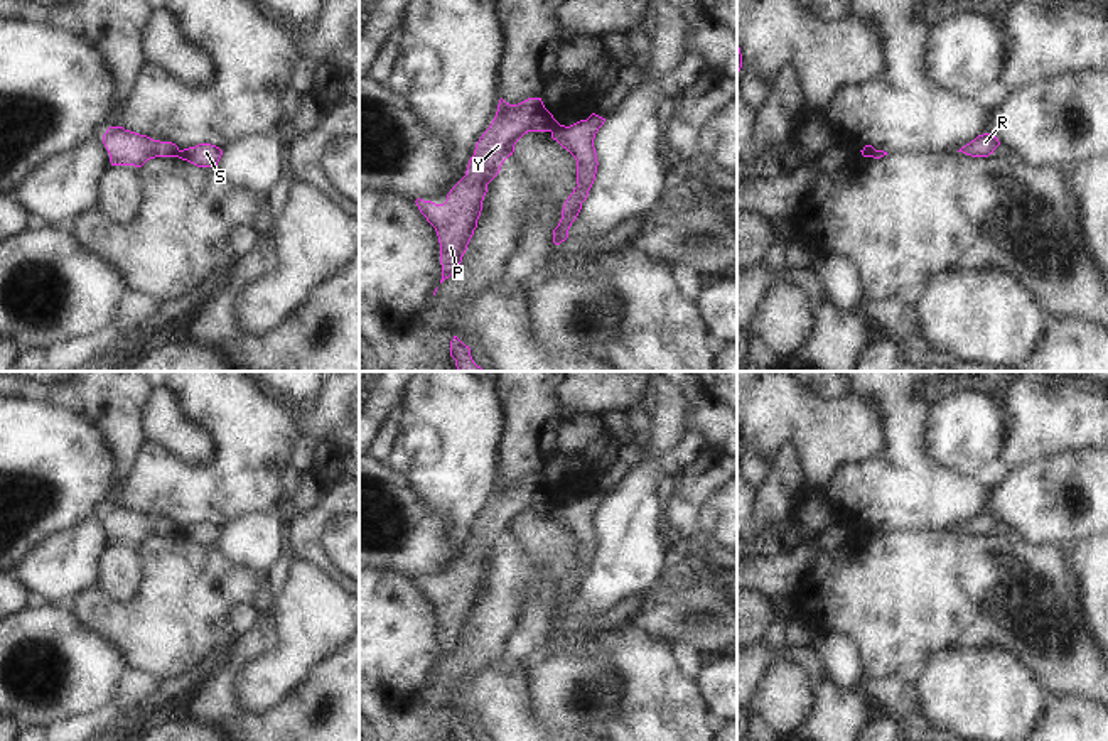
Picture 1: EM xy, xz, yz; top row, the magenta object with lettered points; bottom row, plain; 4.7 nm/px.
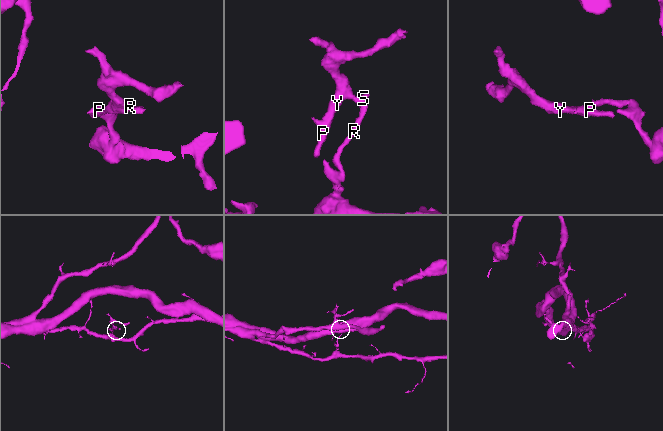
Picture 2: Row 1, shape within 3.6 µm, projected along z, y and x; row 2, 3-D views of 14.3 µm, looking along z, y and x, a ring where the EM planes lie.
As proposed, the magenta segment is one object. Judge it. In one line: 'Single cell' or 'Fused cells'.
Fused cells

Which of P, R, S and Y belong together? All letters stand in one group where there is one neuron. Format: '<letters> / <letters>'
P Y / R S

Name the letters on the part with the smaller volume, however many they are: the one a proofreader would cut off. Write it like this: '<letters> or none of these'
P, Y

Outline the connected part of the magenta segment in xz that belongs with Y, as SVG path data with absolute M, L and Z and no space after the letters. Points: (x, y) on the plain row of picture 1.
M541 476L518 483L499 478L496 495L476 522L465 554L450 567L444 582L417 577L420 591L435 606L440 621L442 658L460 646L462 635L477 606L487 562L513 533L516 520L528 510L553 510L558 500Z

